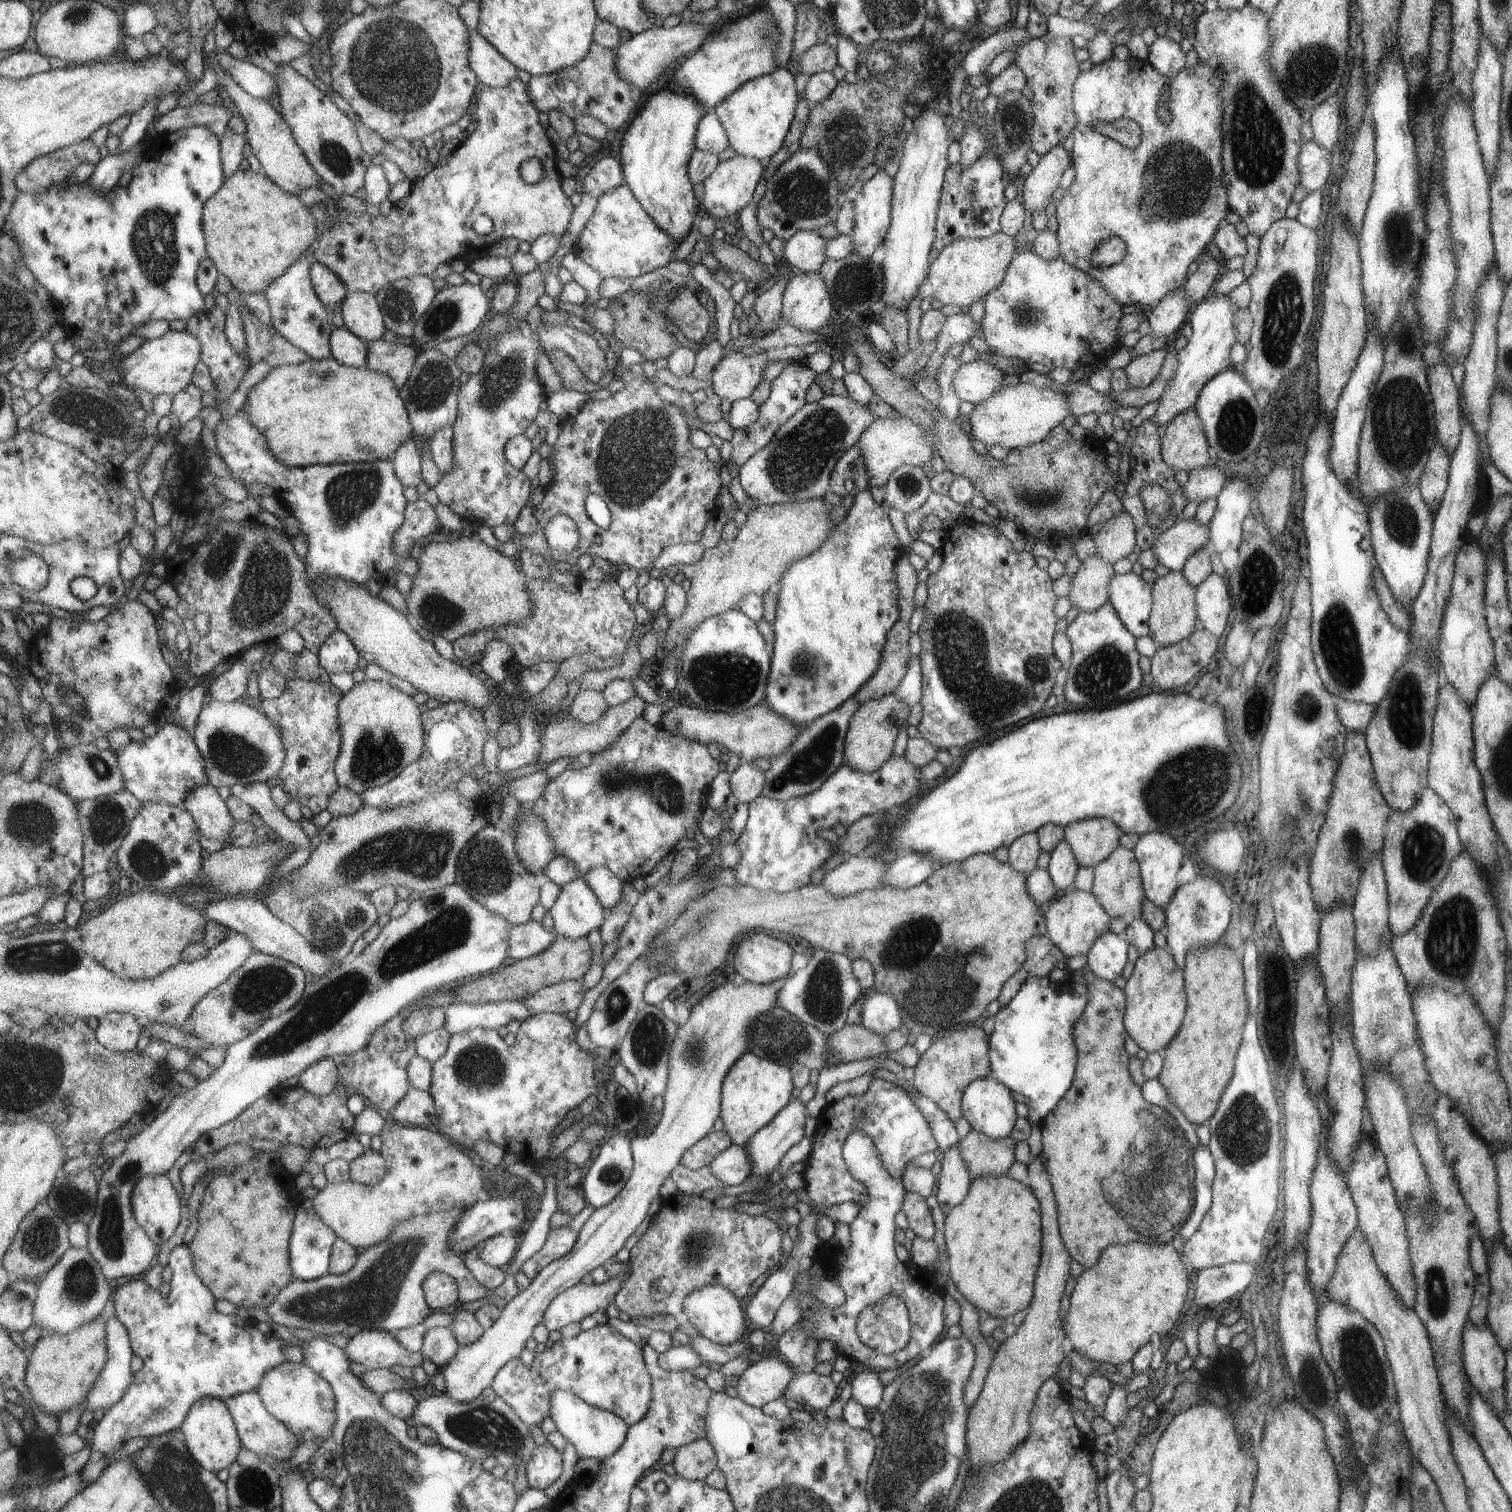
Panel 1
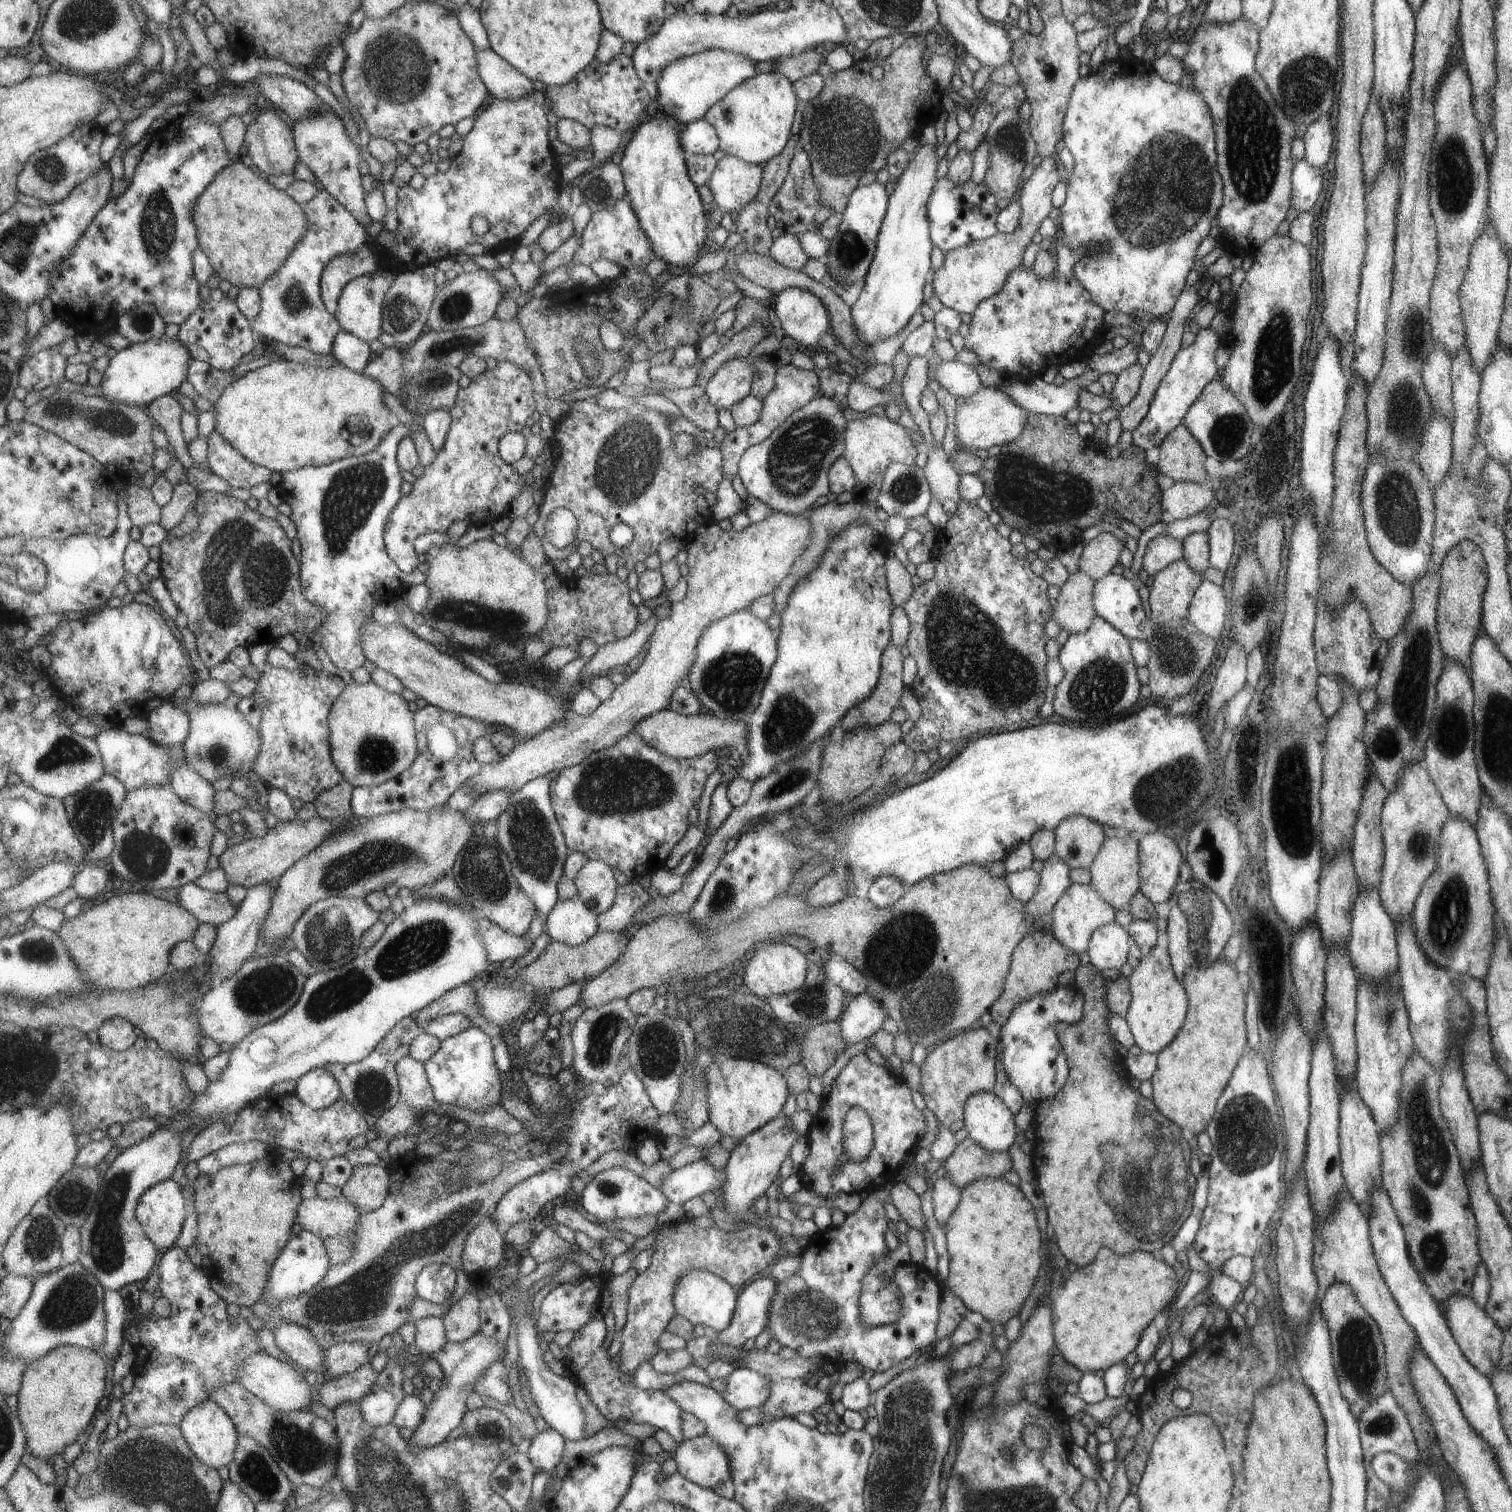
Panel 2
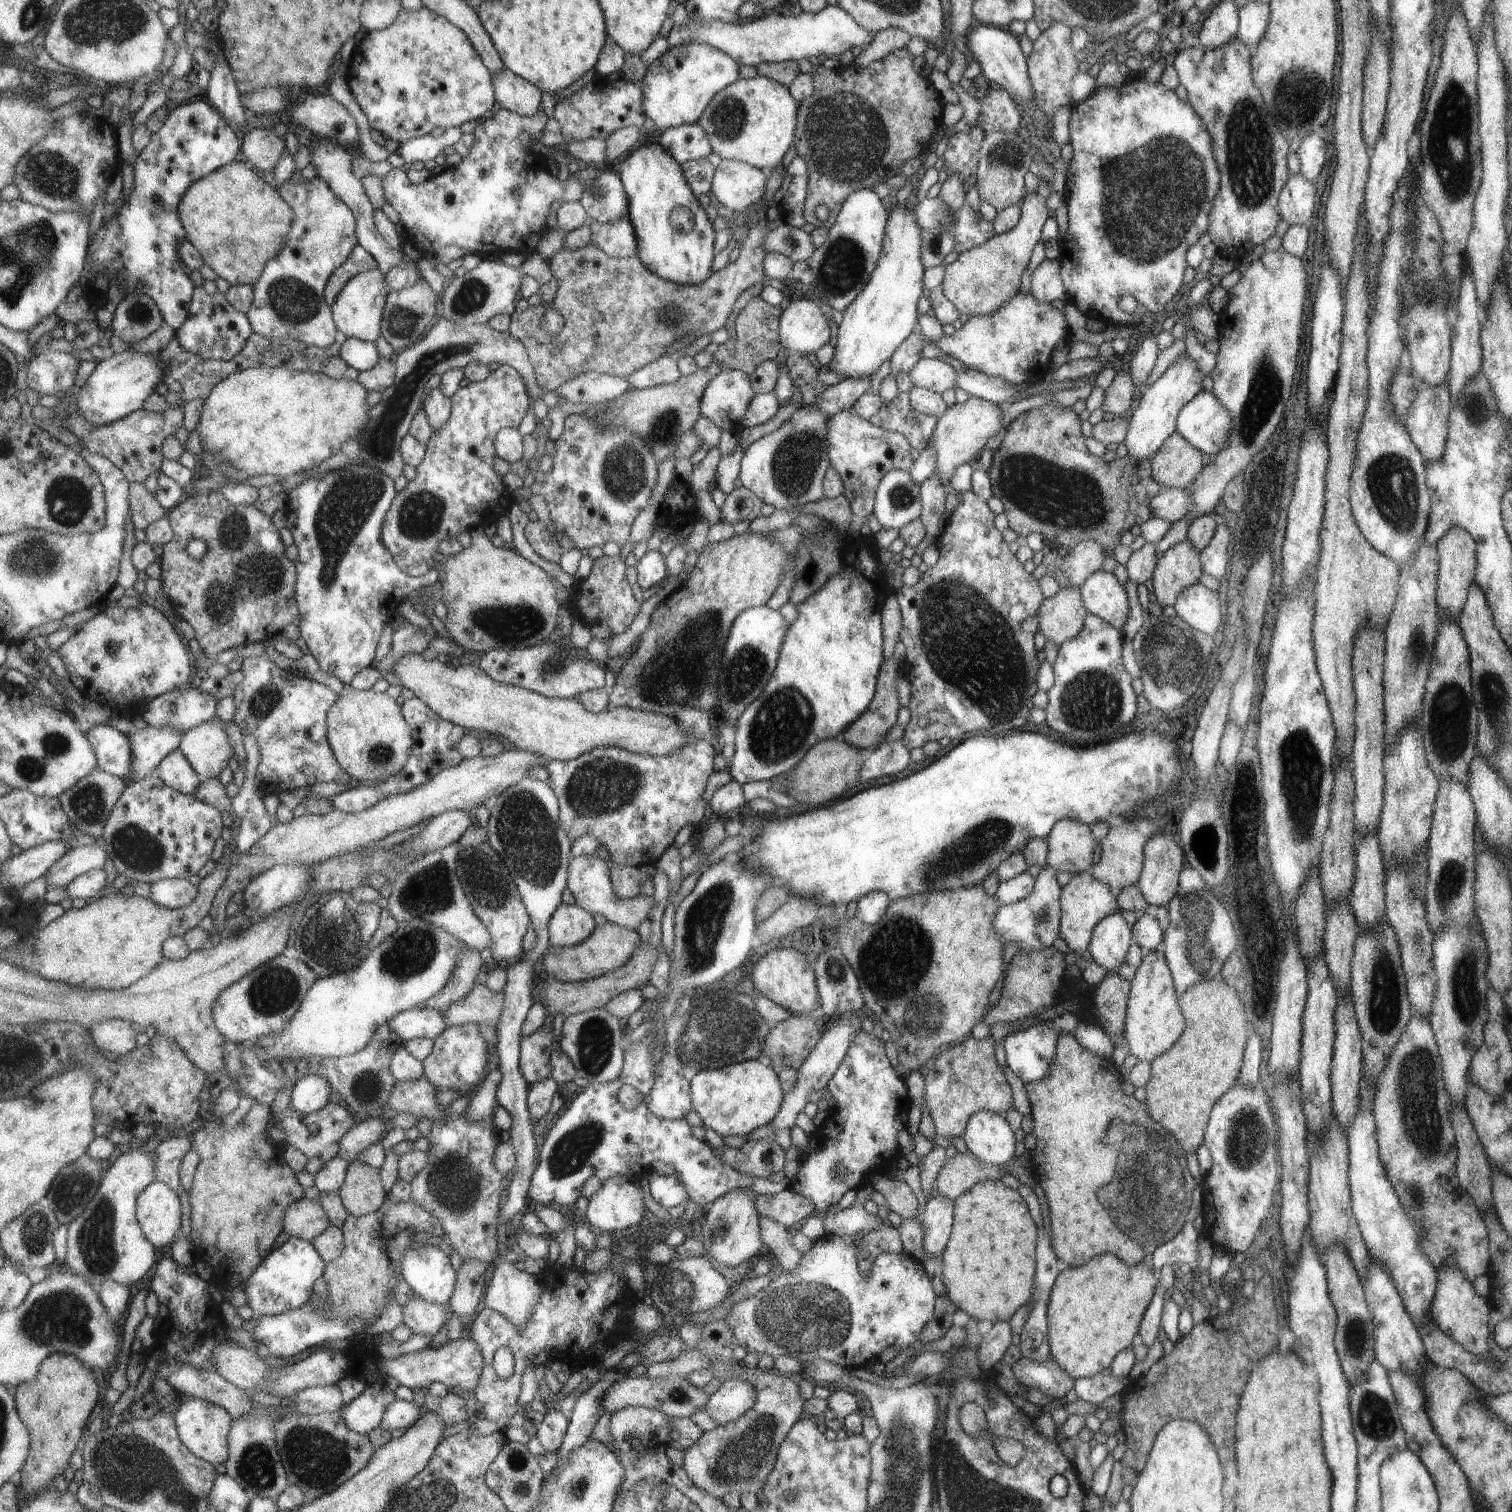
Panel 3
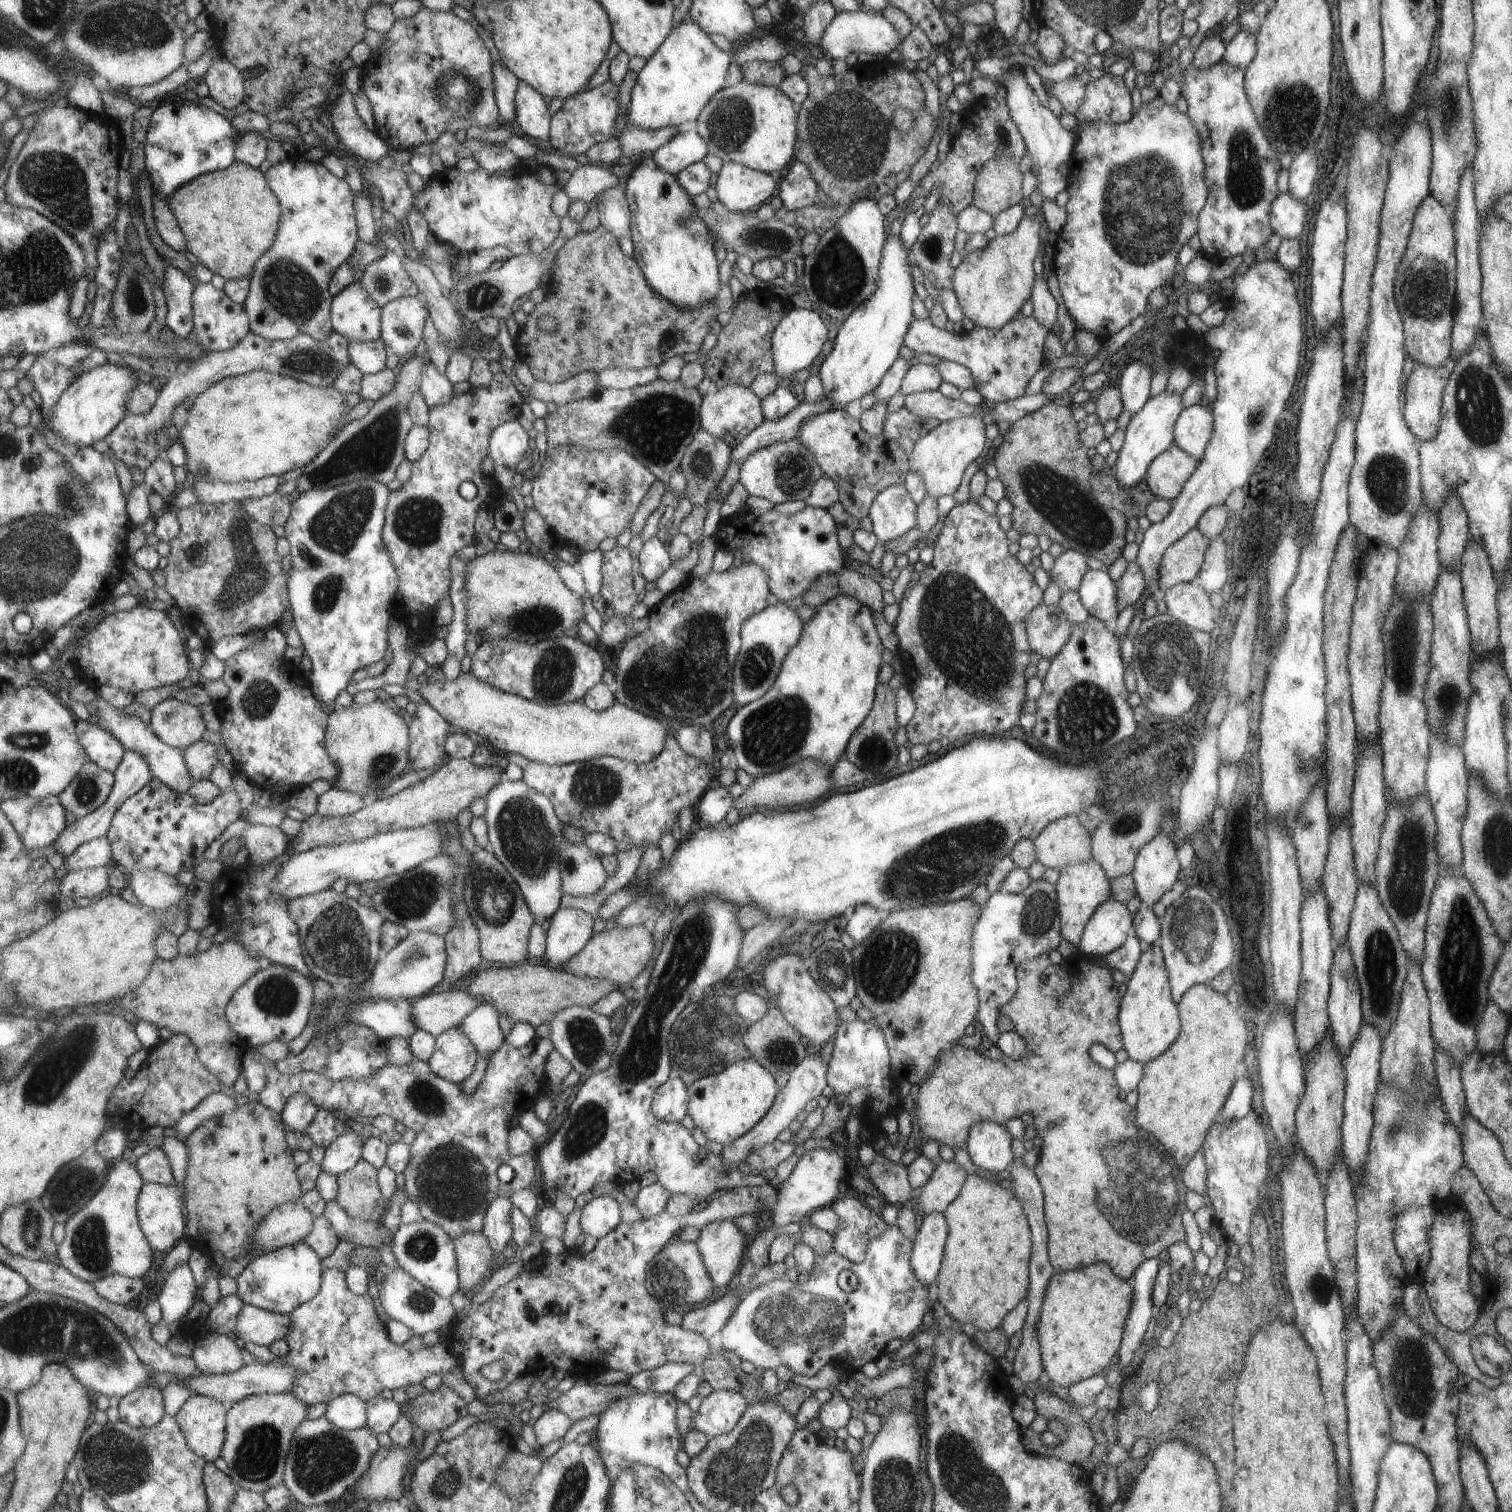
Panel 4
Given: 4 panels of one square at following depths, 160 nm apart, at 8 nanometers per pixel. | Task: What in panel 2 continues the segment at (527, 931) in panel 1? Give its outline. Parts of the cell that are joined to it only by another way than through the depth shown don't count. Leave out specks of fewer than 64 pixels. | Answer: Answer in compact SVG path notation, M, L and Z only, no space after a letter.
M481 916L478 931L484 940L491 962L503 962L507 958L516 961L525 956L534 945L534 941L526 935L511 934L487 917Z

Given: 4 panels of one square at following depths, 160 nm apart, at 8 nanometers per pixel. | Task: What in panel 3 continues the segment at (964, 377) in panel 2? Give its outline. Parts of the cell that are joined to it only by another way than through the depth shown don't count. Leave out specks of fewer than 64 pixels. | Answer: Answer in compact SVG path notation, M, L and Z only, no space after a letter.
M920 358L908 374L912 387L921 387L941 394L947 388L954 388L955 370L943 360Z

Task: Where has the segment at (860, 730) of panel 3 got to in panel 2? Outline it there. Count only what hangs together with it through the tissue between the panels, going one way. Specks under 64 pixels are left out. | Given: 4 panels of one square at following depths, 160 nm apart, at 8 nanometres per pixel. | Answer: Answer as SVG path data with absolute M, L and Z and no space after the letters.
M888 645L881 655L880 682L871 694L852 708L839 721L843 731L859 727L875 726L889 719L891 708L897 704L903 682L901 682L901 652L898 646Z

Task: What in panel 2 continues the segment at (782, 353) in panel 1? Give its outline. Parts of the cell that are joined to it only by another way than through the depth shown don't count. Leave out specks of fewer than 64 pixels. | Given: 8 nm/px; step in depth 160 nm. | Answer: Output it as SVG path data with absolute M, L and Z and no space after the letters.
M739 357L725 361L704 386L709 402L718 410L730 410L751 394L755 358Z

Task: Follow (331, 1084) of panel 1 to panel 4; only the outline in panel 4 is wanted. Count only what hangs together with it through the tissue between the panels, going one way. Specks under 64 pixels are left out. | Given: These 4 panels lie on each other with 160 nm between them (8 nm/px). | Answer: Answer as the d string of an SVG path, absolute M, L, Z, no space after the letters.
M297 1094L289 1100L281 1113L284 1124L295 1135L306 1134L307 1128L313 1124L313 1120L317 1117L319 1112L317 1104L305 1094Z

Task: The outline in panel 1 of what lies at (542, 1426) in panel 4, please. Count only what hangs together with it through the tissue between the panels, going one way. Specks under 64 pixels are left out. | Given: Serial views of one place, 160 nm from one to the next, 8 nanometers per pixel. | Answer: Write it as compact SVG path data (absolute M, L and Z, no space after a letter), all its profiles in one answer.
M553 1444L537 1445L526 1472L531 1490L540 1493L561 1478L563 1456Z

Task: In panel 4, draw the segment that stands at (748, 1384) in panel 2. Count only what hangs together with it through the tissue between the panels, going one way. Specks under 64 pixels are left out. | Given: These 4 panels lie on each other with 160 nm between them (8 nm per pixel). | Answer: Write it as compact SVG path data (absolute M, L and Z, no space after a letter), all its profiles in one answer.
M715 1390L705 1396L697 1410L692 1412L687 1428L689 1432L695 1430L711 1439L732 1431L746 1410L747 1402L739 1392Z

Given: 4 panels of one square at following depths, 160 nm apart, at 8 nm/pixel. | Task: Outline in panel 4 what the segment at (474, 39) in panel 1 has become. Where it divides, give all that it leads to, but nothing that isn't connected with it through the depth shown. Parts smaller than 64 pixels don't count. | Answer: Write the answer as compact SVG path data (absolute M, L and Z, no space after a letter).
M521 81L517 90L517 120L522 132L537 145L549 143L552 132L552 116L549 104L533 86Z

